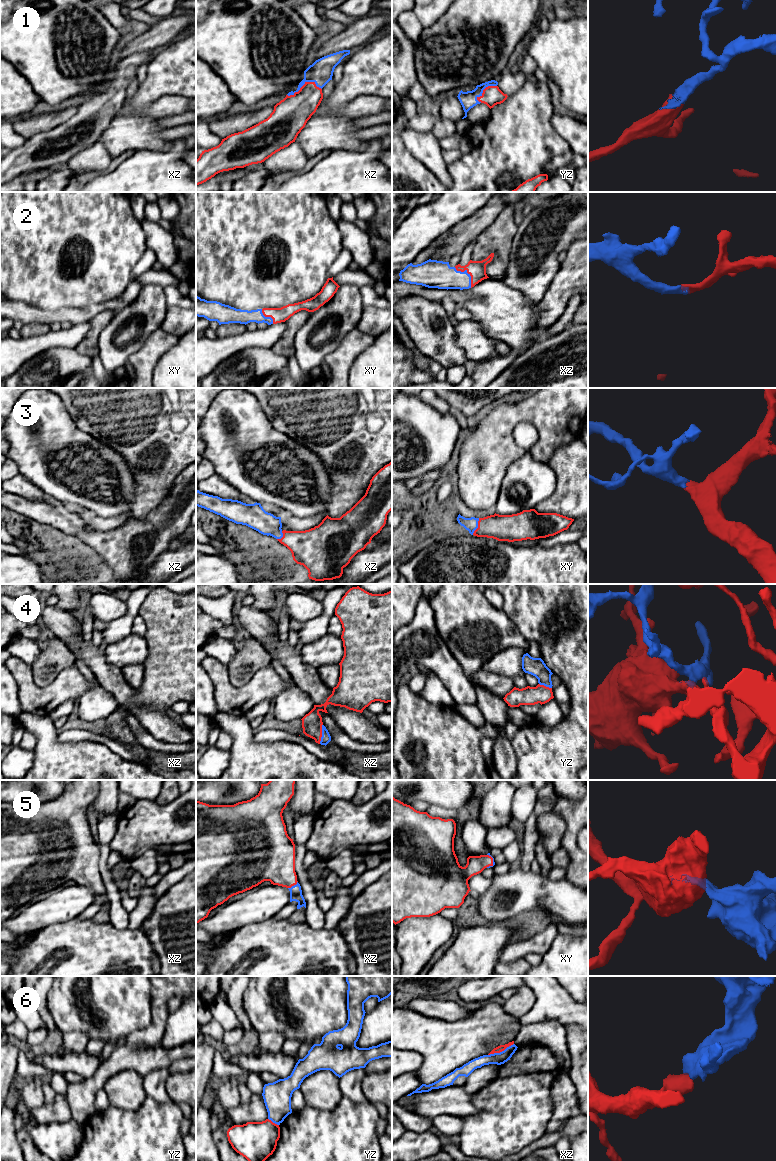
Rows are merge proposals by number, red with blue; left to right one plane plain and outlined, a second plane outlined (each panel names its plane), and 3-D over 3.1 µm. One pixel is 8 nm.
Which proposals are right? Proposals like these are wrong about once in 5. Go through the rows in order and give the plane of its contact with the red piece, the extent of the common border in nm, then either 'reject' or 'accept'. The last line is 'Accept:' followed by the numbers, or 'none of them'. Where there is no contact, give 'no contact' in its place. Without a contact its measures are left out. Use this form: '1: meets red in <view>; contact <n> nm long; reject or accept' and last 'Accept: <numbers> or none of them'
1: meets red in xz; contact 280 nm long; accept
2: meets red in xz; contact 220 nm long; accept
3: meets red in xy; contact 150 nm long; accept
4: meets red in xz; contact 160 nm long; accept
5: meets red in xz; contact 100 nm long; accept
6: meets red in xz; contact 220 nm long; reject
Accept: 1, 2, 3, 4, 5

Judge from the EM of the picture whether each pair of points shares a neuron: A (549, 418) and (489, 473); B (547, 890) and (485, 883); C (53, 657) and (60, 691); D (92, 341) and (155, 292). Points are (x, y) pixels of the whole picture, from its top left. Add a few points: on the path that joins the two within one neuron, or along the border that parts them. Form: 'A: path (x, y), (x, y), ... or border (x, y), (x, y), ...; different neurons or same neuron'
A: path (526, 415), (516, 415), (492, 439), (489, 450); same neuron
B: border (492, 878), (491, 884), (478, 895); different neurons
C: border (74, 664), (64, 667), (47, 685), (37, 686); different neurons
D: border (112, 317), (99, 335), (97, 355); different neurons

